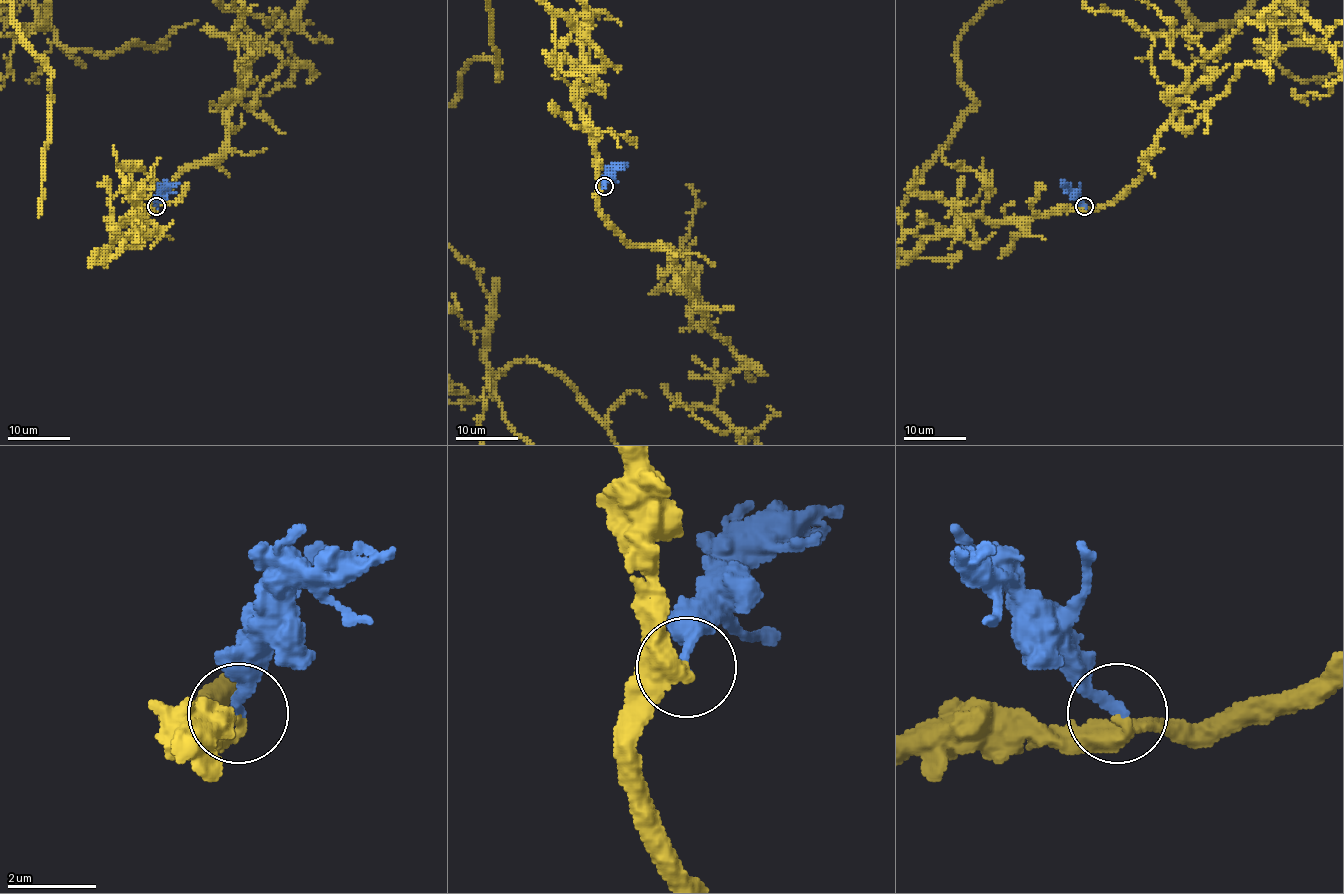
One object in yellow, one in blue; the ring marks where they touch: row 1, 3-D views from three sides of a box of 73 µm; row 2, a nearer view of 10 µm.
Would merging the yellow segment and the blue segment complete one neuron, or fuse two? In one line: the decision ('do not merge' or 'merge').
merge

